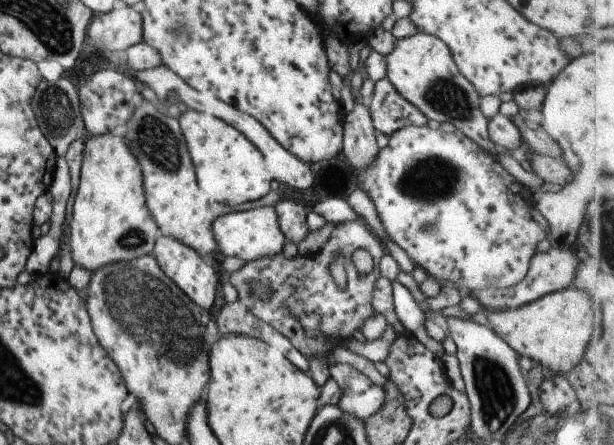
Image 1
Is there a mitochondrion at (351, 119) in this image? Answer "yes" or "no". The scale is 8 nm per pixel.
no

